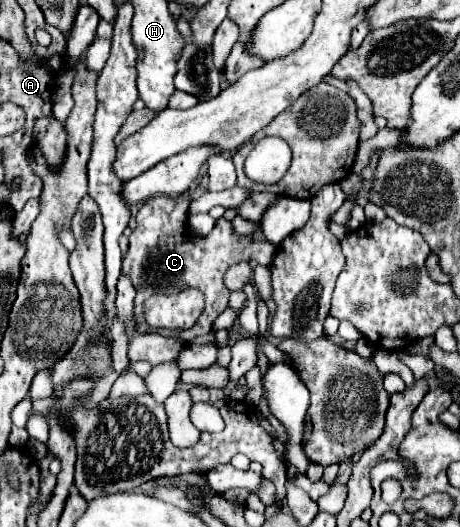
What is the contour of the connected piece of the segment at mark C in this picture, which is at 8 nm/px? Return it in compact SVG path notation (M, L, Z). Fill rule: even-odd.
M183 194L179 198L167 198L167 196L157 196L147 200L147 204L143 204L137 212L137 228L131 232L129 236L129 250L123 256L123 274L133 282L137 296L135 296L135 318L141 330L147 330L147 324L143 320L143 302L147 300L147 296L153 296L155 292L179 292L183 288L199 288L205 296L205 310L201 312L199 320L195 322L193 328L179 332L183 338L197 338L197 336L205 336L211 332L211 324L213 320L229 306L229 290L223 286L223 274L229 266L237 264L237 262L249 262L253 258L259 256L259 264L261 266L271 266L271 260L275 256L275 246L263 240L251 240L247 236L239 236L233 230L233 224L225 218L219 218L215 222L215 228L207 234L207 236L193 236L187 230L187 208L189 208L189 194Z

